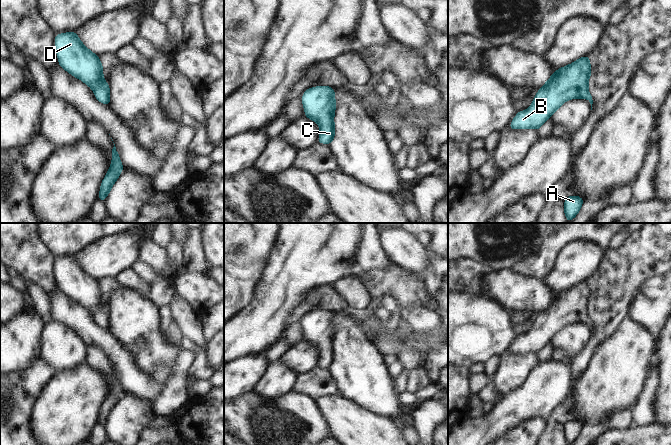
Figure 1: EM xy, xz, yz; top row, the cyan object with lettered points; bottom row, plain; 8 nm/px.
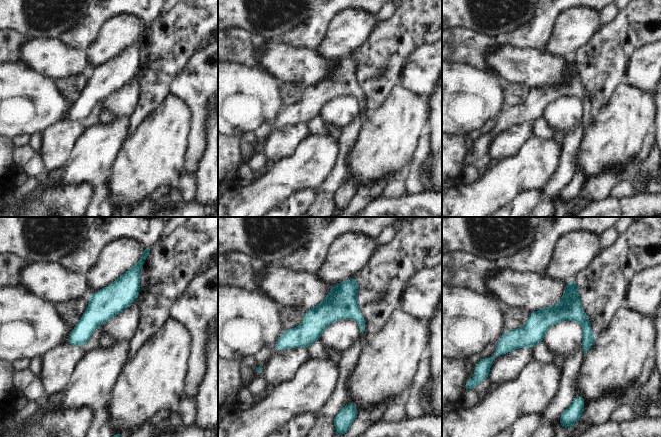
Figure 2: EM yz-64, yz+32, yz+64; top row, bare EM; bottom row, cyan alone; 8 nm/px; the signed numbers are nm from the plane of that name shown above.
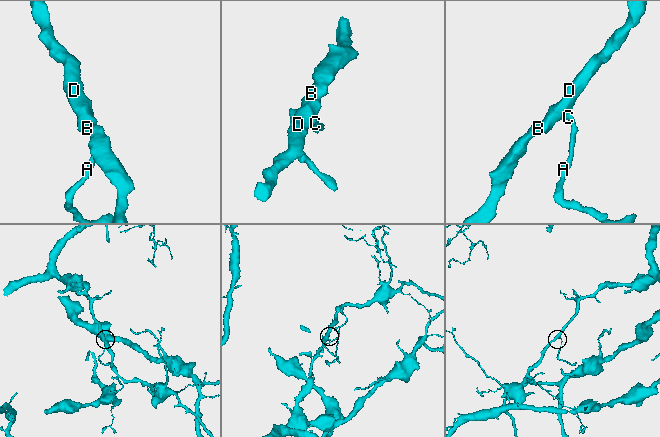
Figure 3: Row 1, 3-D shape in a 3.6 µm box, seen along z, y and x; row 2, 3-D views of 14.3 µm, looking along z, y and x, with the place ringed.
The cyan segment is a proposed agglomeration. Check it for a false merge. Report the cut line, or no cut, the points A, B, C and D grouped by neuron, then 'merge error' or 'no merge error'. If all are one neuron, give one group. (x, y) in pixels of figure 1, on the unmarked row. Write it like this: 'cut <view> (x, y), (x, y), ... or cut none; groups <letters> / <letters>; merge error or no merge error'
cut none; groups A B C D; no merge error

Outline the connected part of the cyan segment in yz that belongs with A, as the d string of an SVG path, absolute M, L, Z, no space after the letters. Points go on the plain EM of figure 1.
M568 420L566 422L564 426L564 436L567 445L572 445L572 443L579 437L583 426L584 424L579 420Z

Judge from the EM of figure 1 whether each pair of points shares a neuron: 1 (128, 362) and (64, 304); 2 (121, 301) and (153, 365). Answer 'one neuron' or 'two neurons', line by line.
1: one neuron
2: one neuron

